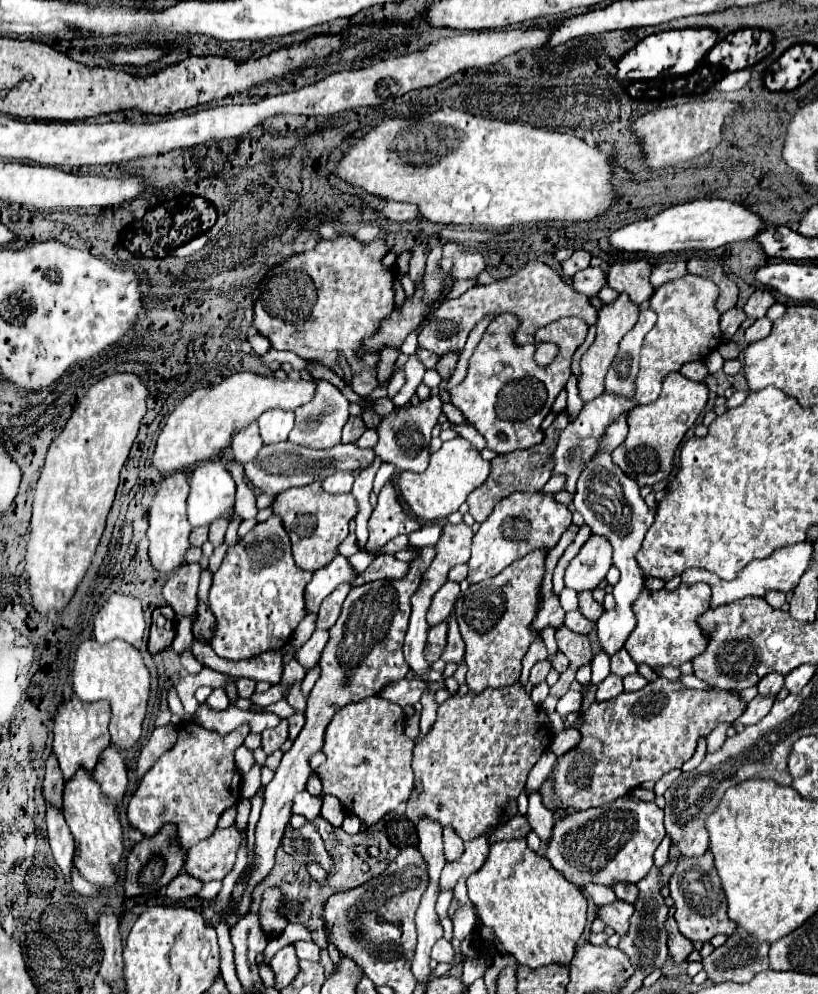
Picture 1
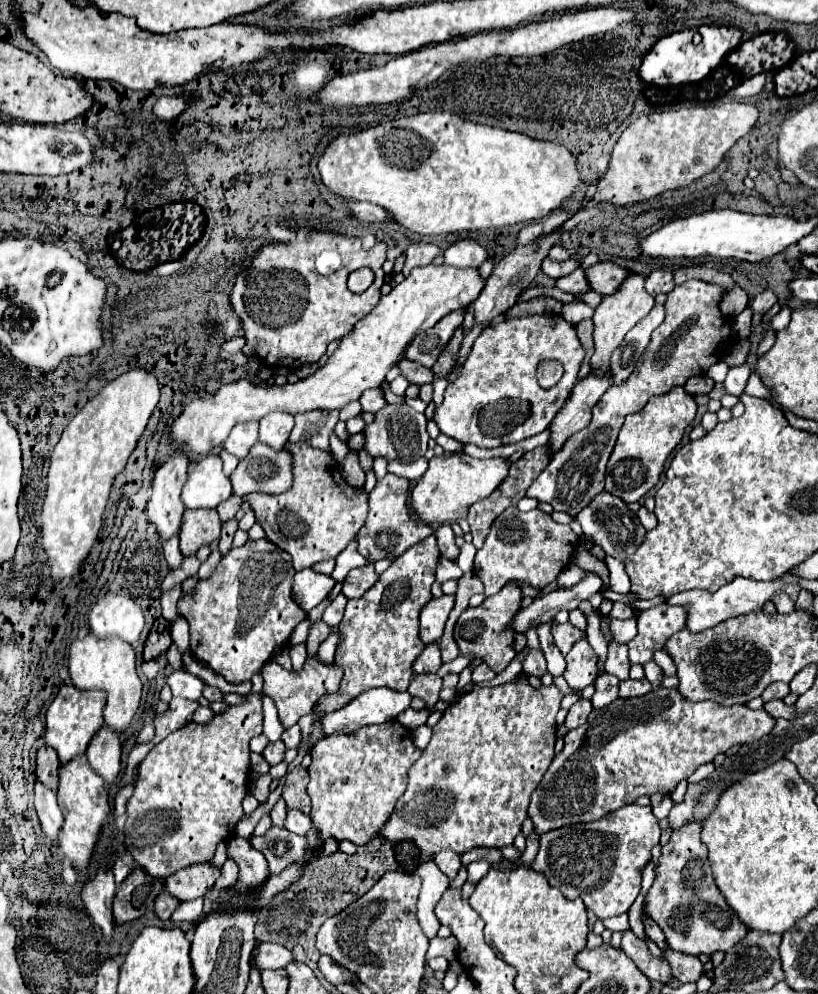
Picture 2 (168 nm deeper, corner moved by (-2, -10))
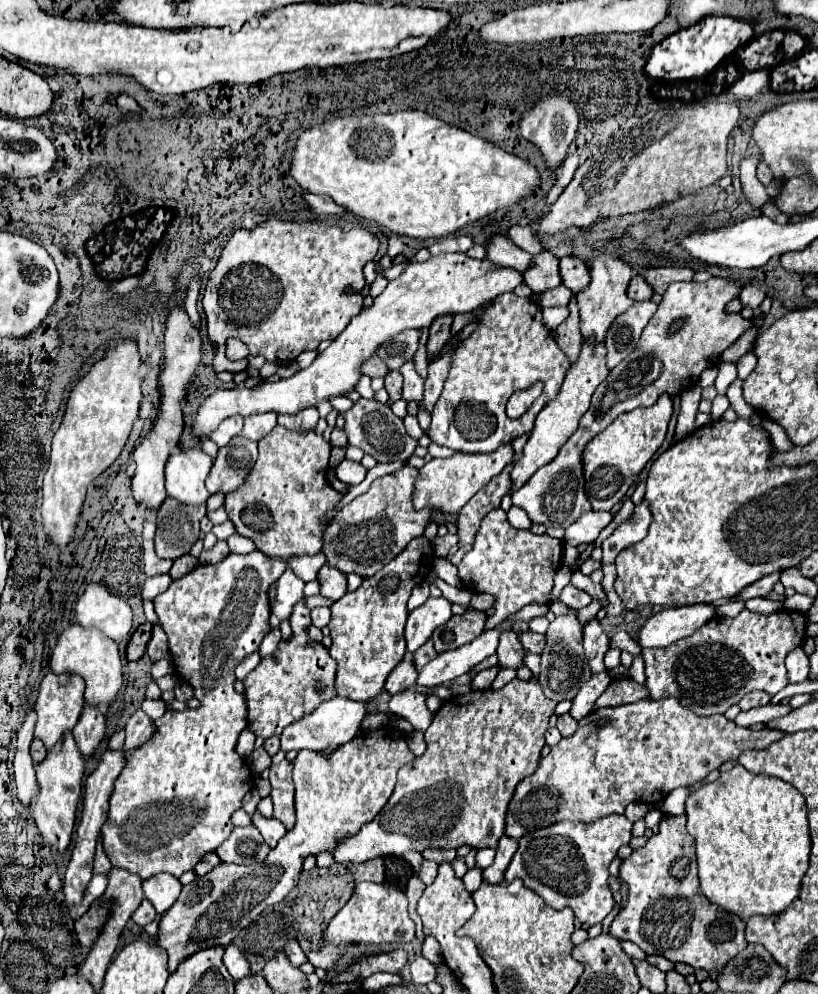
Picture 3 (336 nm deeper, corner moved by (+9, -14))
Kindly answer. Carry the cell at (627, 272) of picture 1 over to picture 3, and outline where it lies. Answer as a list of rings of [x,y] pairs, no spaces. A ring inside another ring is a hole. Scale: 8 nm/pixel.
[[[563,257],[559,261],[559,269],[561,269],[563,285],[569,287],[573,293],[579,293],[585,287],[589,287],[591,273],[589,273],[589,265],[585,261],[581,261],[577,257]]]

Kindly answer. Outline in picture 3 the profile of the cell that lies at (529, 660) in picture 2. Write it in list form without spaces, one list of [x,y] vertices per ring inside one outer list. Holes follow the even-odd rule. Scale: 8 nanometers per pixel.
[[[505,631],[505,635],[501,635],[499,639],[499,647],[497,647],[497,657],[499,657],[499,667],[511,667],[511,669],[519,669],[523,667],[523,657],[525,657],[525,649],[521,647],[519,635],[513,631]]]

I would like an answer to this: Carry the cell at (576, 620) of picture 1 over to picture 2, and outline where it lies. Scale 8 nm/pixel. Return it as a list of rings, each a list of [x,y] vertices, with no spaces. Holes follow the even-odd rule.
[[[564,623],[564,625],[552,627],[552,637],[554,637],[554,645],[560,649],[560,653],[566,655],[570,651],[570,647],[576,643],[576,639],[584,637],[584,631],[576,629],[572,623]]]

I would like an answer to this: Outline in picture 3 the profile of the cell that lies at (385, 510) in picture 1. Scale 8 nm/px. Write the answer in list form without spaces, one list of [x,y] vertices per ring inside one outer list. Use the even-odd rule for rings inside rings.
[[[405,465],[401,471],[377,479],[367,493],[355,497],[335,515],[329,531],[325,531],[323,547],[329,567],[337,567],[345,573],[357,573],[361,577],[371,577],[393,557],[397,557],[413,539],[423,535],[431,511],[413,509],[411,495],[415,477],[417,469]]]

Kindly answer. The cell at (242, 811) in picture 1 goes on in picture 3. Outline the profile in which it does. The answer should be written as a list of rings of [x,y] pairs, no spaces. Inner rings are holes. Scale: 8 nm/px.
[[[381,727],[375,731],[363,731],[357,735],[357,739],[341,745],[331,755],[323,755],[317,751],[301,749],[297,753],[297,759],[293,761],[293,783],[295,783],[295,807],[297,807],[297,823],[287,835],[277,843],[277,847],[267,855],[263,863],[253,865],[229,865],[221,863],[221,867],[215,867],[205,877],[197,877],[193,883],[185,885],[177,903],[165,911],[161,925],[159,925],[159,941],[163,949],[167,949],[169,955],[169,971],[177,967],[179,961],[193,955],[199,949],[211,947],[211,945],[229,945],[231,939],[237,937],[237,933],[247,927],[267,905],[275,905],[283,901],[289,891],[297,885],[301,865],[309,855],[319,855],[323,851],[333,851],[337,843],[341,843],[347,837],[353,837],[359,833],[359,829],[373,821],[375,815],[385,807],[389,801],[395,777],[399,767],[409,763],[415,755],[409,751],[405,743],[405,735],[399,733],[393,727]]]

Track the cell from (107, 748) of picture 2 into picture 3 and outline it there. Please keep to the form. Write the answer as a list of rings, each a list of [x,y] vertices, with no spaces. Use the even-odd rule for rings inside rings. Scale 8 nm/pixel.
[[[85,705],[85,711],[81,713],[77,727],[73,729],[73,737],[75,737],[77,747],[83,753],[83,757],[85,759],[93,757],[93,753],[97,751],[99,743],[105,737],[105,717],[103,717],[103,713],[97,707]]]

